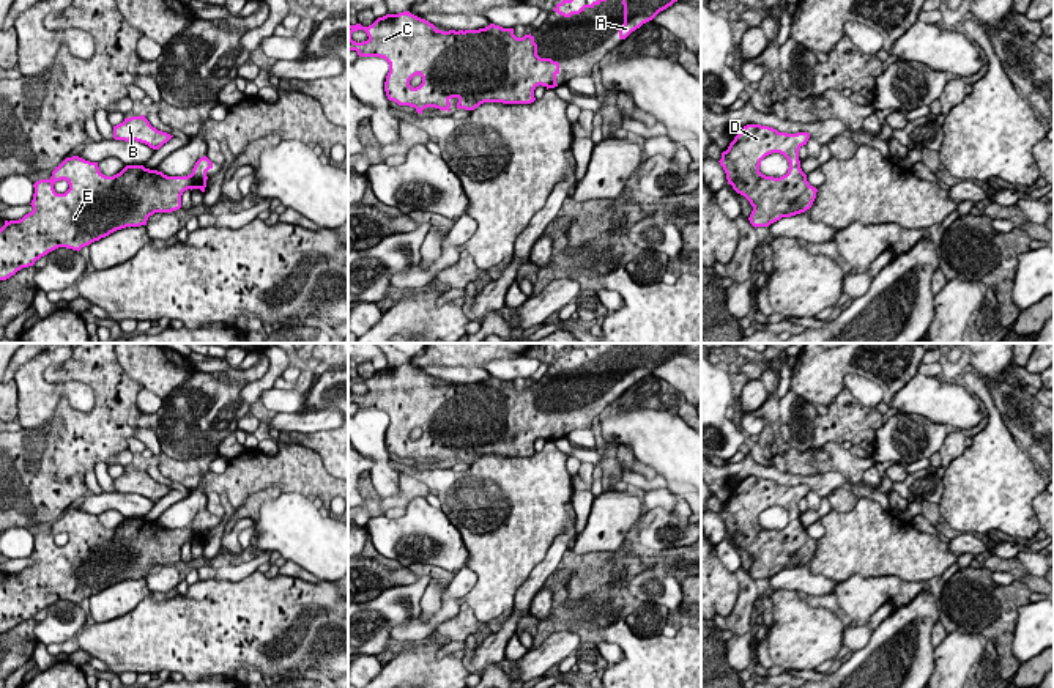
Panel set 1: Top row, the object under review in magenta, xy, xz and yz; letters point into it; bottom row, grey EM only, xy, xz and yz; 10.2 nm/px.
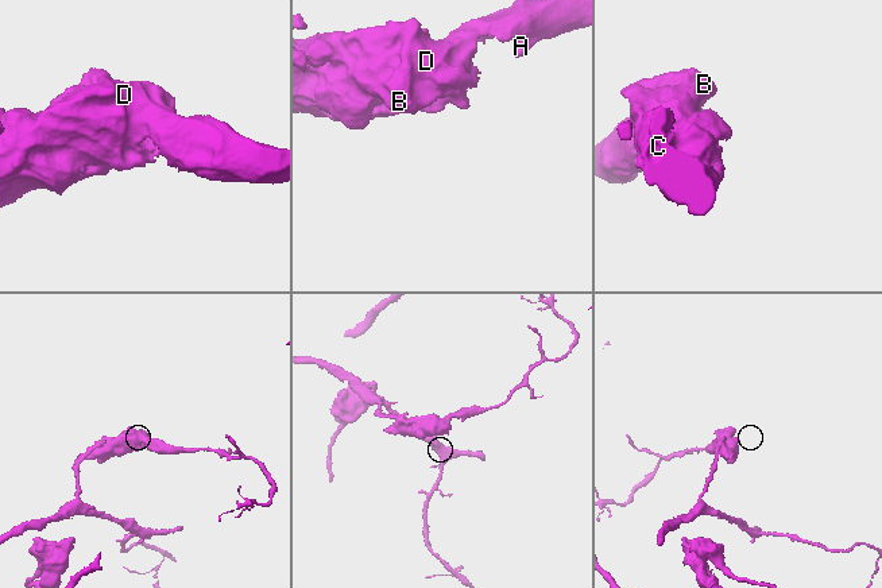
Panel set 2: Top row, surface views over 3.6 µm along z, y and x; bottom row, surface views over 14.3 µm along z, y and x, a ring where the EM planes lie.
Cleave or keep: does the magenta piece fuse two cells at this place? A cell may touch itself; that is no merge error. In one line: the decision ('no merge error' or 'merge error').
no merge error

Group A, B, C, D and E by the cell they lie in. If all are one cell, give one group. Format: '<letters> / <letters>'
A B C D E

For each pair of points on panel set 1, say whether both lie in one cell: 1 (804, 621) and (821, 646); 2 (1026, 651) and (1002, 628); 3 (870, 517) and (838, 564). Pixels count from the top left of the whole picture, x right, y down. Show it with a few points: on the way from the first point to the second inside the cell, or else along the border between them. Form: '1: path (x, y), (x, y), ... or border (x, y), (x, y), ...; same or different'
1: path (804, 627), (815, 639); same
2: border (1028, 605), (1013, 638), (1021, 662); different
3: path (868, 528), (843, 553); same

